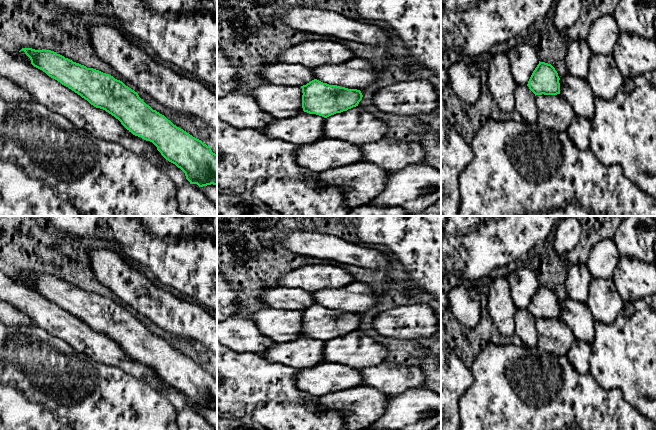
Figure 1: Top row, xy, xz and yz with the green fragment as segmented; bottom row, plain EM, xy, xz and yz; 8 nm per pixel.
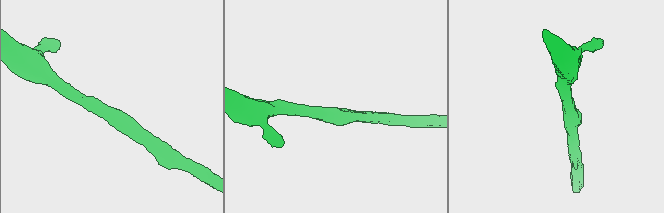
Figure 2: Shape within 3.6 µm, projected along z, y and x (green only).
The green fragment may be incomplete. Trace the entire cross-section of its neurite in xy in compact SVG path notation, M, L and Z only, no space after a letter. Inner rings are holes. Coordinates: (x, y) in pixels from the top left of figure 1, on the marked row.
M22 48L19 52L21 51L24 51L30 58L34 67L71 89L94 107L103 109L114 116L133 135L152 142L166 160L185 173L190 184L197 184L199 187L217 185L217 154L212 152L211 147L153 110L139 97L137 92L122 81L99 70L73 62L51 50Z

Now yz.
M540 62L533 71L527 86L536 95L560 94L559 76L555 68L548 63Z

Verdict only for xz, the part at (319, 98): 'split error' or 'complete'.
complete

